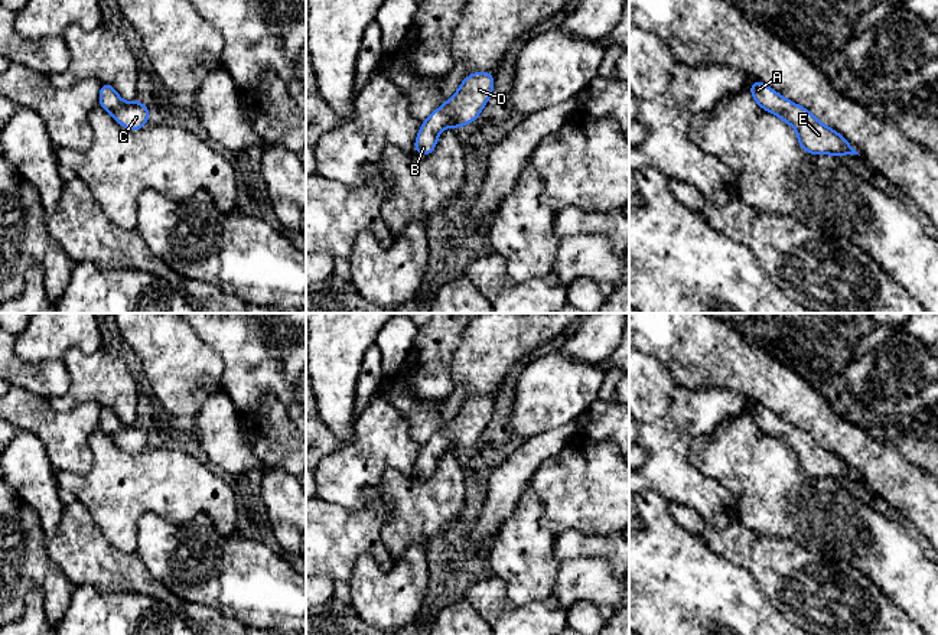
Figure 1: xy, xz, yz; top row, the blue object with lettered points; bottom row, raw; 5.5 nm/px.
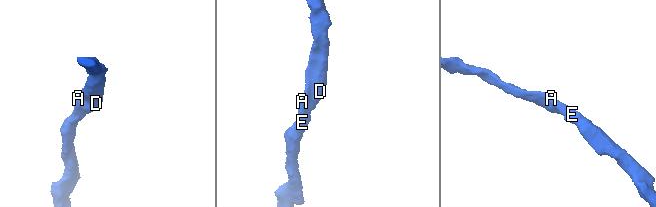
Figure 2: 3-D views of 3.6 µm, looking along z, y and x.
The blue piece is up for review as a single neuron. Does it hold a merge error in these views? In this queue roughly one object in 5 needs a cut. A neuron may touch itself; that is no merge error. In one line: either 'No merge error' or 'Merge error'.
No merge error

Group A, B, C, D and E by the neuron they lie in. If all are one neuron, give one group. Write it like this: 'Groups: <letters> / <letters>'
Groups: A B C D E

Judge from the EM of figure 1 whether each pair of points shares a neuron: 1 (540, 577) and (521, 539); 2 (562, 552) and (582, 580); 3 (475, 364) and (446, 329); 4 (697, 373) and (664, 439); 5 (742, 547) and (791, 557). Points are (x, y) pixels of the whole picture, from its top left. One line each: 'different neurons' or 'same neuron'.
1: same neuron
2: different neurons
3: different neurons
4: different neurons
5: same neuron

